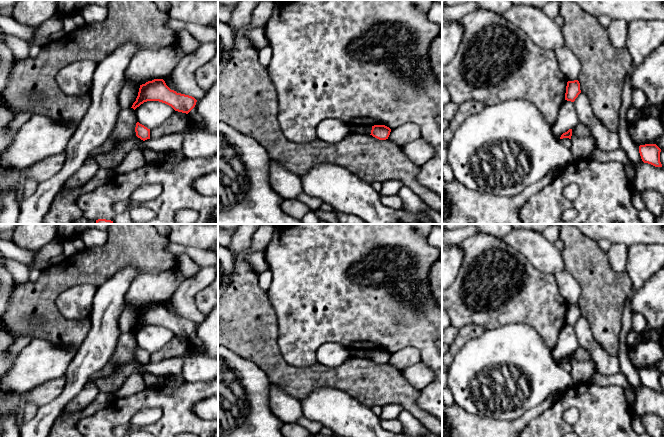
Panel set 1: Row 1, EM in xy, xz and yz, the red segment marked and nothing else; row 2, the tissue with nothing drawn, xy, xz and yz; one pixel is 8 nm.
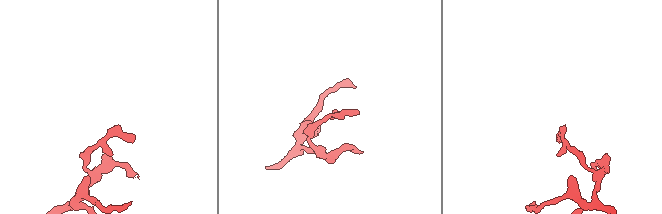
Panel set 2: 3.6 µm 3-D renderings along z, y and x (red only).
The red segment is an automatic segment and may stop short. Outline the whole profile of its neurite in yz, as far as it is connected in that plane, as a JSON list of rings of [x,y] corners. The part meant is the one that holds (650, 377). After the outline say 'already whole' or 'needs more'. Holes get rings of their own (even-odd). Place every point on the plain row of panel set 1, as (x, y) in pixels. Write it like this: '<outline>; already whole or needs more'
[[[645,368],[639,370],[639,377],[644,387],[655,391],[662,391],[660,386],[661,373],[656,368]]]; already whole

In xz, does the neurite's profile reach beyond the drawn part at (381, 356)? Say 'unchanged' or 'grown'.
unchanged

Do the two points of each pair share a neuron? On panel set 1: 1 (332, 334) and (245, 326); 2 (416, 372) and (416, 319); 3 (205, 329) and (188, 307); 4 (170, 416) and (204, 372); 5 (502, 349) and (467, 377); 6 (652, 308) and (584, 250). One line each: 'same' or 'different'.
1: different
2: different
3: different
4: different
5: same
6: different

